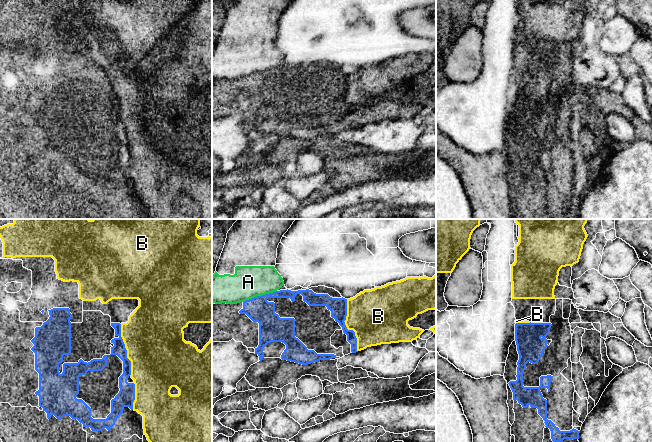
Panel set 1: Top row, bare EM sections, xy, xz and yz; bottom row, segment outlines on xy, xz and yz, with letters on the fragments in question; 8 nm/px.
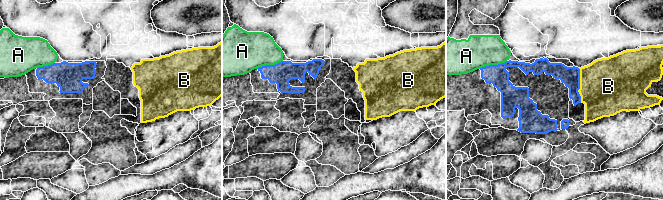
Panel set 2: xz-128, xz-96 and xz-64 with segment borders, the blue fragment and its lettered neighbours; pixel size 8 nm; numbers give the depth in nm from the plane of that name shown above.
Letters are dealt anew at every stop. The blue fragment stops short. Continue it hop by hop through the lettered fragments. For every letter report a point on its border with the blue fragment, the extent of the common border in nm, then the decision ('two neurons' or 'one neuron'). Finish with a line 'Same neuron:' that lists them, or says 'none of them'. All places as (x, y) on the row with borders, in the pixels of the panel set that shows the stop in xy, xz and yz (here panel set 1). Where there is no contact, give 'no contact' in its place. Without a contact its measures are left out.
A: contact xz (259, 296); length 280 nm; two neurons
B: contact xz (346, 327); length 440 nm; two neurons
Same neuron: none of them

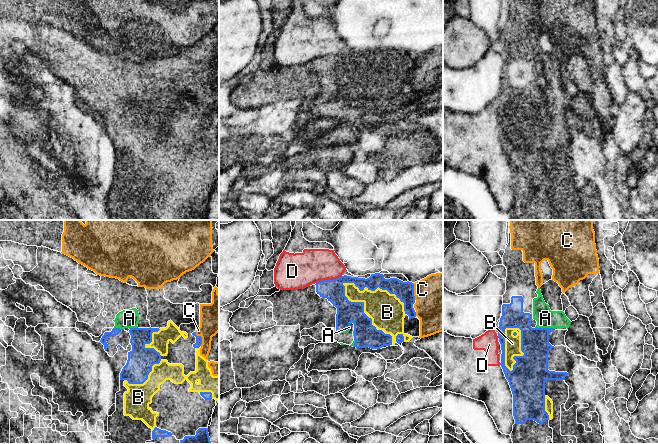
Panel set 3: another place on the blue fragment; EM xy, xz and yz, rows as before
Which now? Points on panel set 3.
A: contact yz (545, 328); length 150 nm; one neuron
B: contact yz (523, 352); length 360 nm; one neuron
C: contact xy (201, 338); length 120 nm; two neurons
D: contact xz (328, 280); length 220 nm; two neurons
Same neuron: A, B

